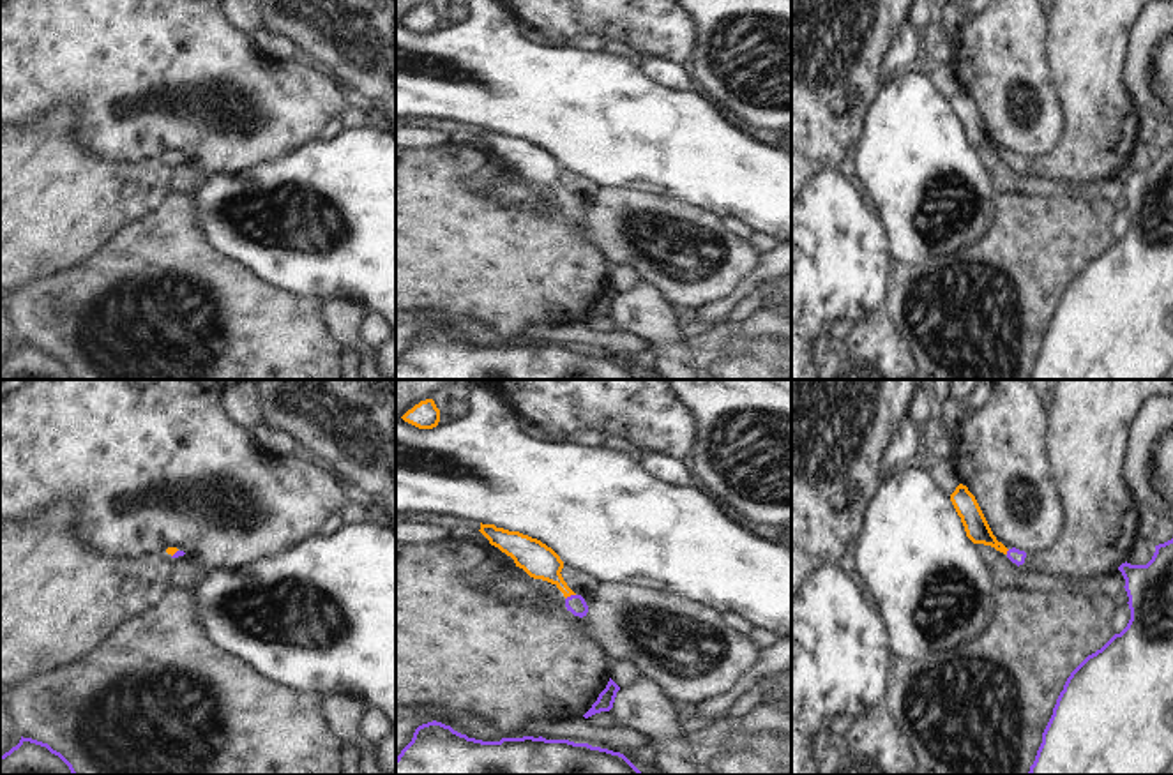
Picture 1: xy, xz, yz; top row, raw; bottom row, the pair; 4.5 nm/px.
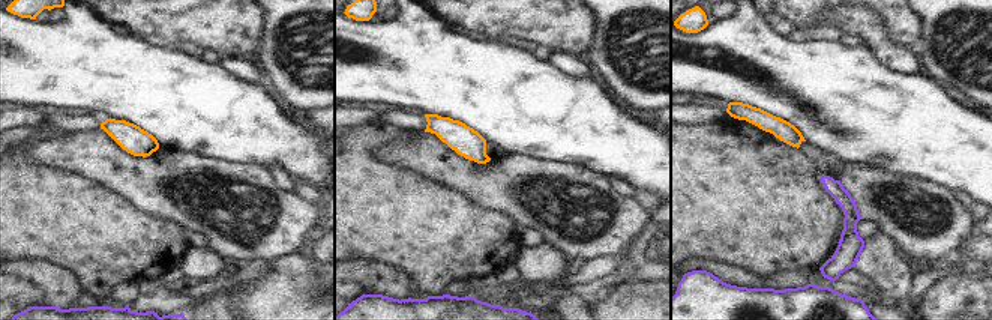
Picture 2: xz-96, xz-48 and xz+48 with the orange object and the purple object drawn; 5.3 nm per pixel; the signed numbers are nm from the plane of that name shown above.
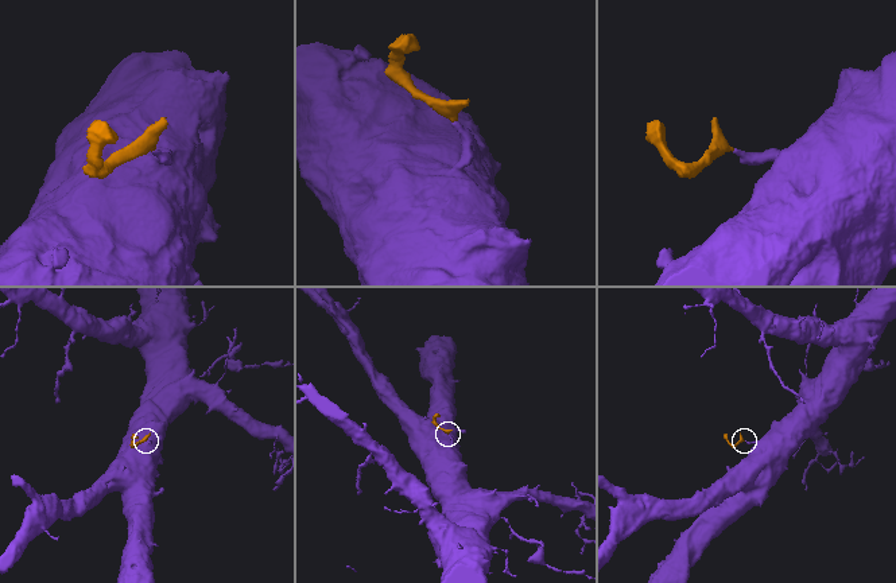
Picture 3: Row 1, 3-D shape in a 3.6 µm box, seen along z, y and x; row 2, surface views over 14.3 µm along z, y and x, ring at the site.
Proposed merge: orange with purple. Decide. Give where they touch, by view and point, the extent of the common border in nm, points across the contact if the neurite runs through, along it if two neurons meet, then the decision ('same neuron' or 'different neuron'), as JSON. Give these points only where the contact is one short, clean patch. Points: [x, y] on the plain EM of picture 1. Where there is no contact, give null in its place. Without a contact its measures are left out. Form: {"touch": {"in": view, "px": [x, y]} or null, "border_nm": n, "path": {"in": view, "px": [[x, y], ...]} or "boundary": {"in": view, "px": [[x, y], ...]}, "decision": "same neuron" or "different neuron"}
{"touch": {"in": "xz", "px": [569, 200]}, "border_nm": 50, "path": {"in": "xz", "px": [[537, 165], [569, 200], [576, 209]]}, "decision": "same neuron"}

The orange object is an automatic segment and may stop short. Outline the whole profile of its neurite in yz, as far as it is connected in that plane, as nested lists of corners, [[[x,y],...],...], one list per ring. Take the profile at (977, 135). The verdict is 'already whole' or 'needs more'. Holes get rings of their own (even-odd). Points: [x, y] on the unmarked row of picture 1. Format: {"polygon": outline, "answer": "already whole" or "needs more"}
{"polygon": [[[959,88],[956,95],[950,99],[950,106],[961,122],[966,141],[973,148],[991,150],[996,155],[1003,157],[1012,168],[1018,171],[1025,168],[1026,157],[1016,152],[1007,154],[1002,147],[993,139],[975,101],[968,95],[966,90]]], "answer": "needs more"}

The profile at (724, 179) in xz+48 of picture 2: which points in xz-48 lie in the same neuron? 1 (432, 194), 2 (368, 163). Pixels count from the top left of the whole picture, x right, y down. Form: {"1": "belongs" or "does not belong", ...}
{"1": "belongs", "2": "belongs"}

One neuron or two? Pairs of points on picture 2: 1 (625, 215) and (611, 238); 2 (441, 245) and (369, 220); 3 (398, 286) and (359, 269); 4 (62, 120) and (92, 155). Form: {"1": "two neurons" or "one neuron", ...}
{"1": "one neuron", "2": "one neuron", "3": "one neuron", "4": "two neurons"}

